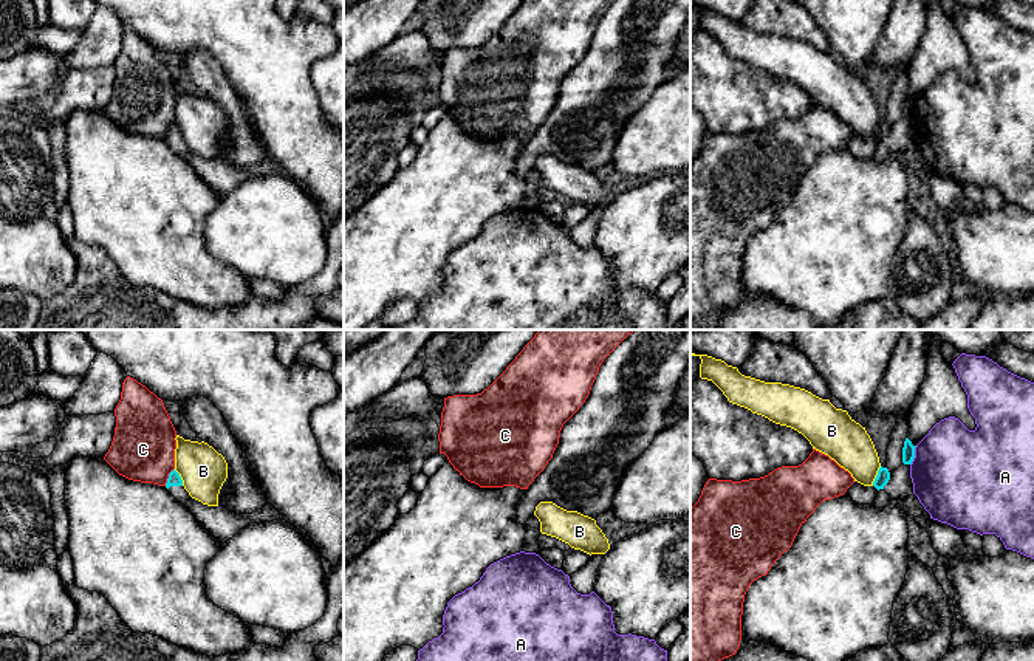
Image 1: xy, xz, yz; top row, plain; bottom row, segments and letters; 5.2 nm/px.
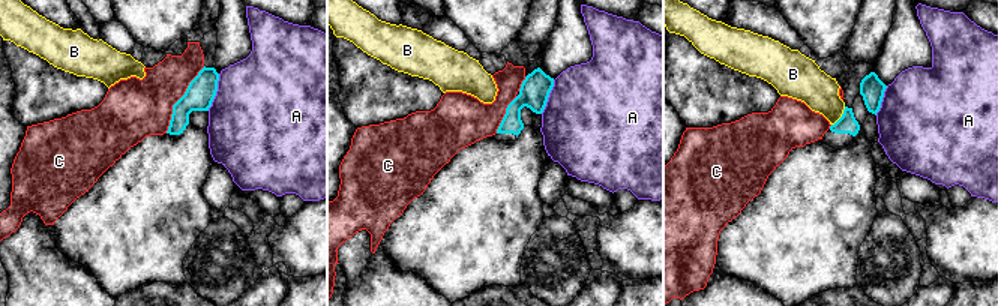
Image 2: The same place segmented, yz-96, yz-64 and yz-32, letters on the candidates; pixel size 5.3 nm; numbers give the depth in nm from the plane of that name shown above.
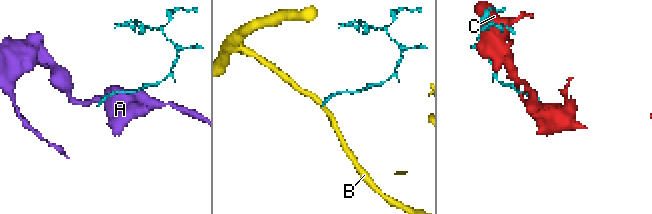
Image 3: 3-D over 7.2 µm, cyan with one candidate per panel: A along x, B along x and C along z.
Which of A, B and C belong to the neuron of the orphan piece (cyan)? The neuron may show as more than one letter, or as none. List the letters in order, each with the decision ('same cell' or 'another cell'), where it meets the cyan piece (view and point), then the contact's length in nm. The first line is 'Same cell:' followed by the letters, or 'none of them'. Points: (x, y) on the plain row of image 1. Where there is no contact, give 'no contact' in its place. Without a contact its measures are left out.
Same cell: none of them
A: another cell | yz (914, 109) | 110 nm
B: another cell | yz (876, 129) | 120 nm
C: another cell | xy (169, 130) | 110 nm

